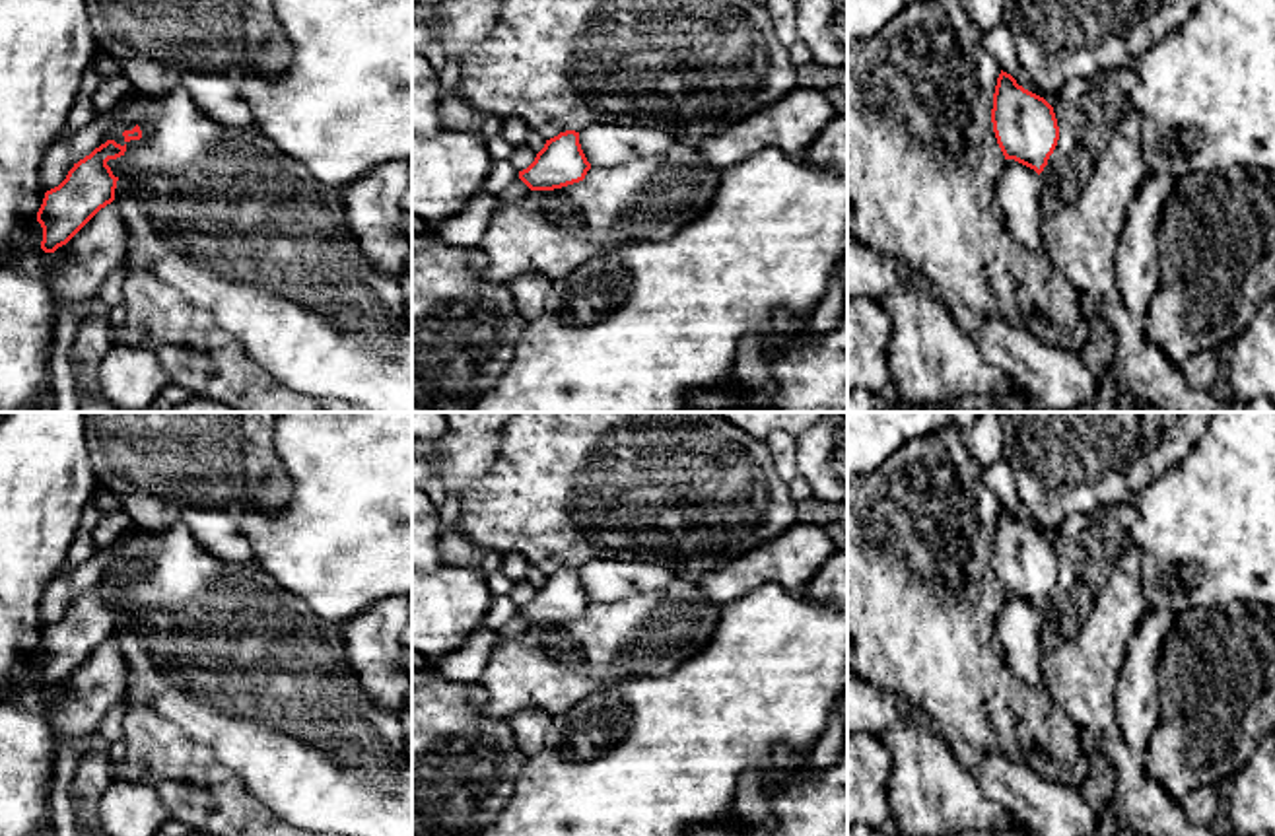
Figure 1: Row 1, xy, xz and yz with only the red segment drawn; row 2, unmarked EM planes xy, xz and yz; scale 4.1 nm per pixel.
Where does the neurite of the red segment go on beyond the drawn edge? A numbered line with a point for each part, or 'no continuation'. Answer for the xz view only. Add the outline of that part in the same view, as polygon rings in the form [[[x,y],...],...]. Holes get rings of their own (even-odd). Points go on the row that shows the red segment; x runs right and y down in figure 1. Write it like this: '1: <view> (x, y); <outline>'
no continuation

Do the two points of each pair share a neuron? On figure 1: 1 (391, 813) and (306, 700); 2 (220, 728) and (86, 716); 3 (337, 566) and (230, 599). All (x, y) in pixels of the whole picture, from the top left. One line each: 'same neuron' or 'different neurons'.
1: same neuron
2: different neurons
3: different neurons

